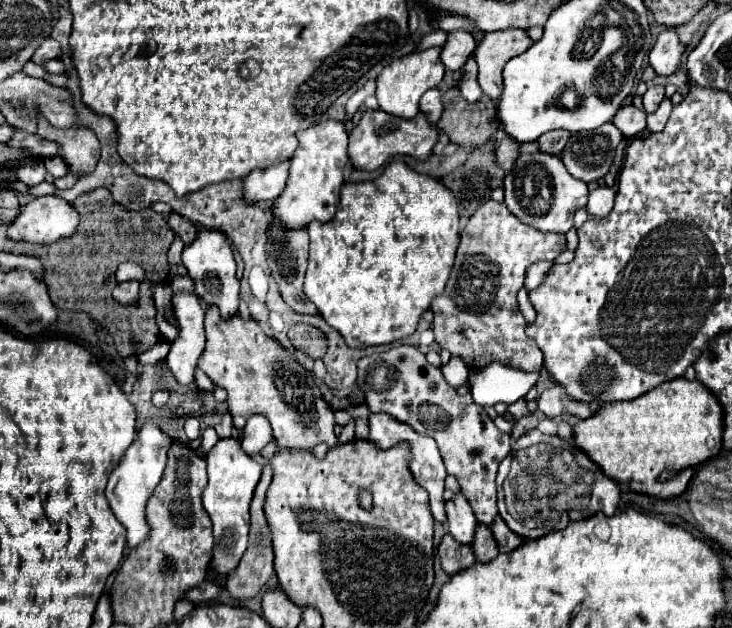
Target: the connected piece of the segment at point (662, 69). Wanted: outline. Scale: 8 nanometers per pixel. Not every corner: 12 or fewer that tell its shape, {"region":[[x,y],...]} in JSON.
{"region":[[666,28],[650,50],[656,74],[670,76],[686,46]]}

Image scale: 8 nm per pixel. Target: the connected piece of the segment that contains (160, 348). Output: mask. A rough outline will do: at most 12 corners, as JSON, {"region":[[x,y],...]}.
{"region":[[160,340],[140,354],[140,364],[154,364],[168,356],[170,344]]}

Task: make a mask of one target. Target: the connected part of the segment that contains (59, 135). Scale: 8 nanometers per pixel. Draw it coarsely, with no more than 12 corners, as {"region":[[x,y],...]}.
{"region":[[38,116],[38,134],[62,146],[70,170],[86,174],[100,144],[86,128],[56,128]]}

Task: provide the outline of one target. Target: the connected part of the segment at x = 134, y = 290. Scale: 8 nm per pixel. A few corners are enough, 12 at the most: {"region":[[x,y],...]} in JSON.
{"region":[[136,280],[120,282],[114,298],[120,304],[134,304],[138,298]]}

